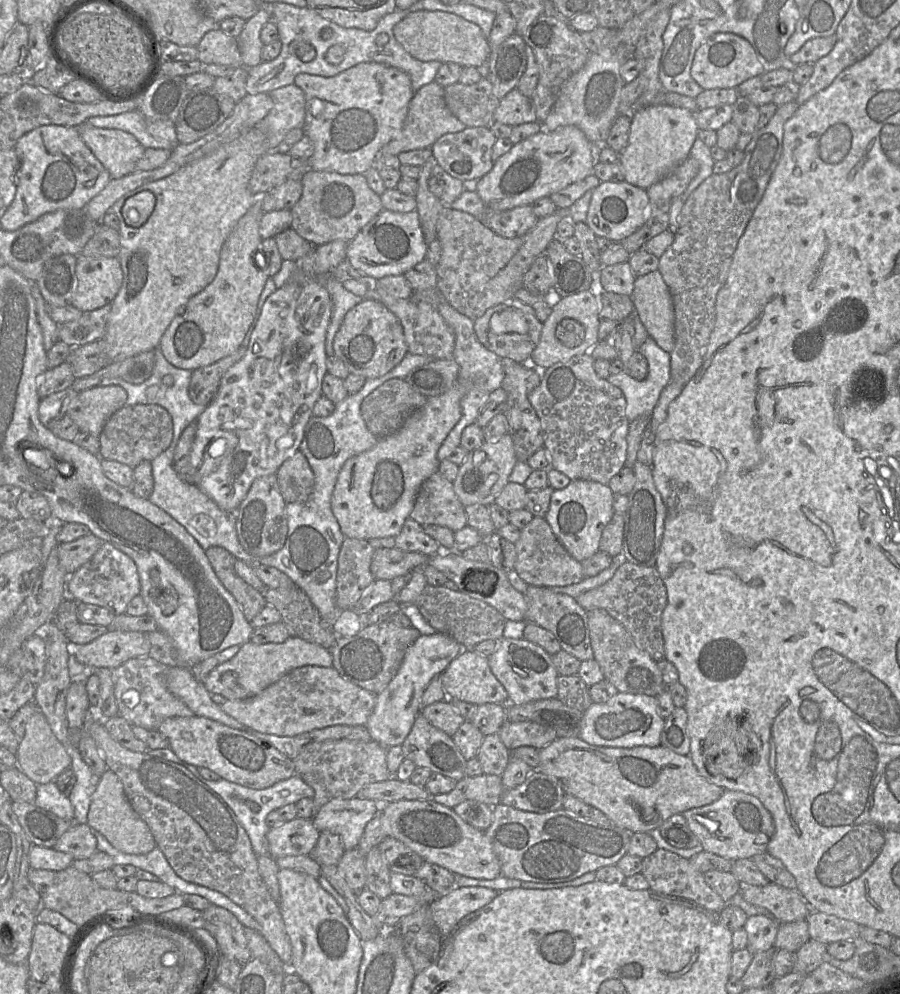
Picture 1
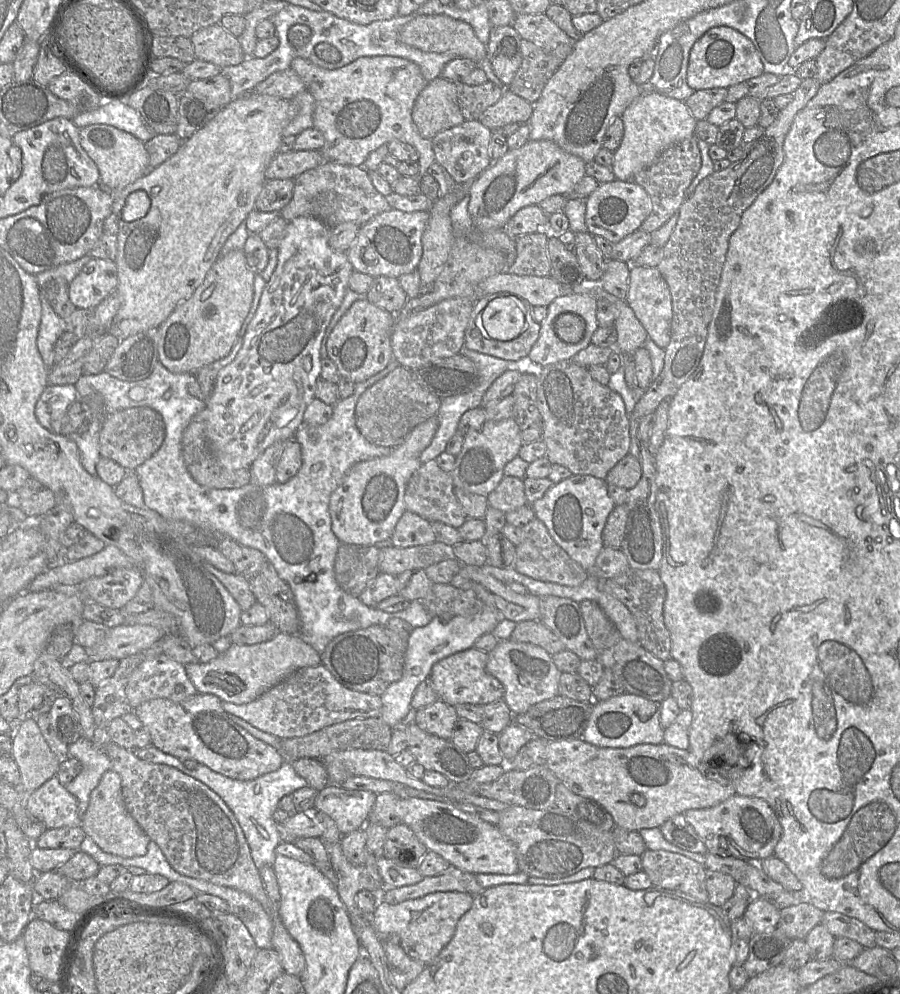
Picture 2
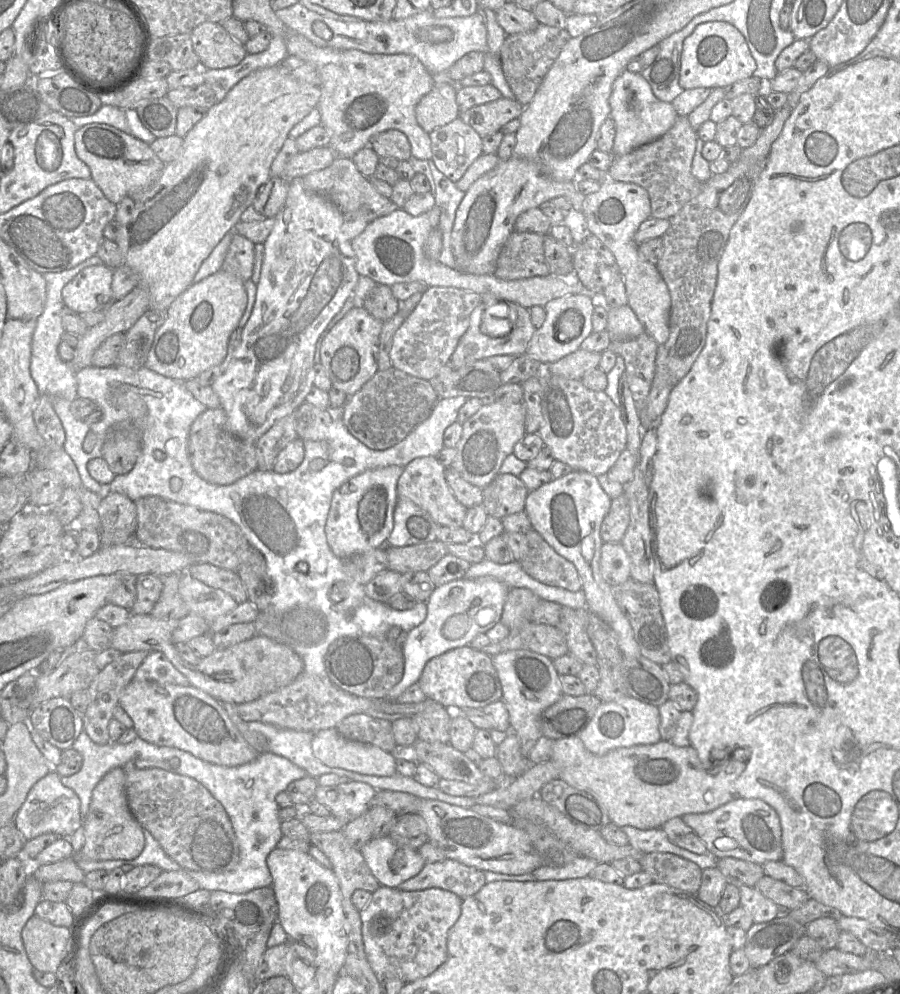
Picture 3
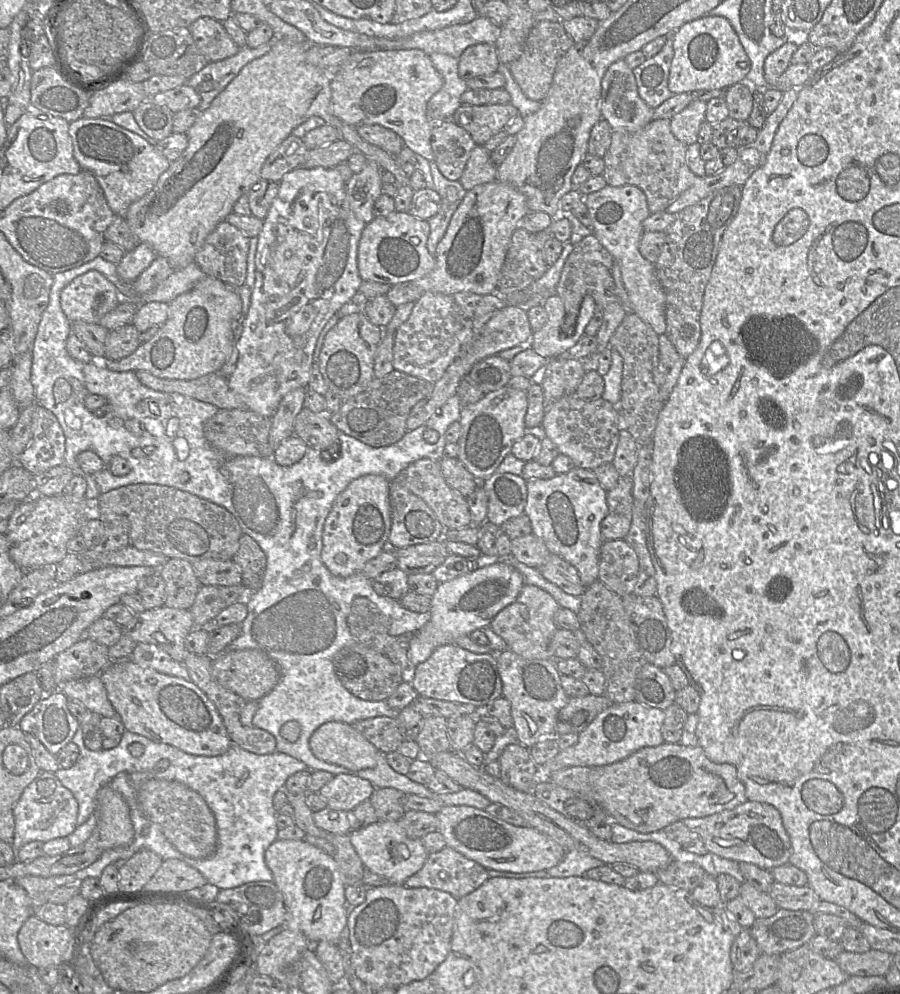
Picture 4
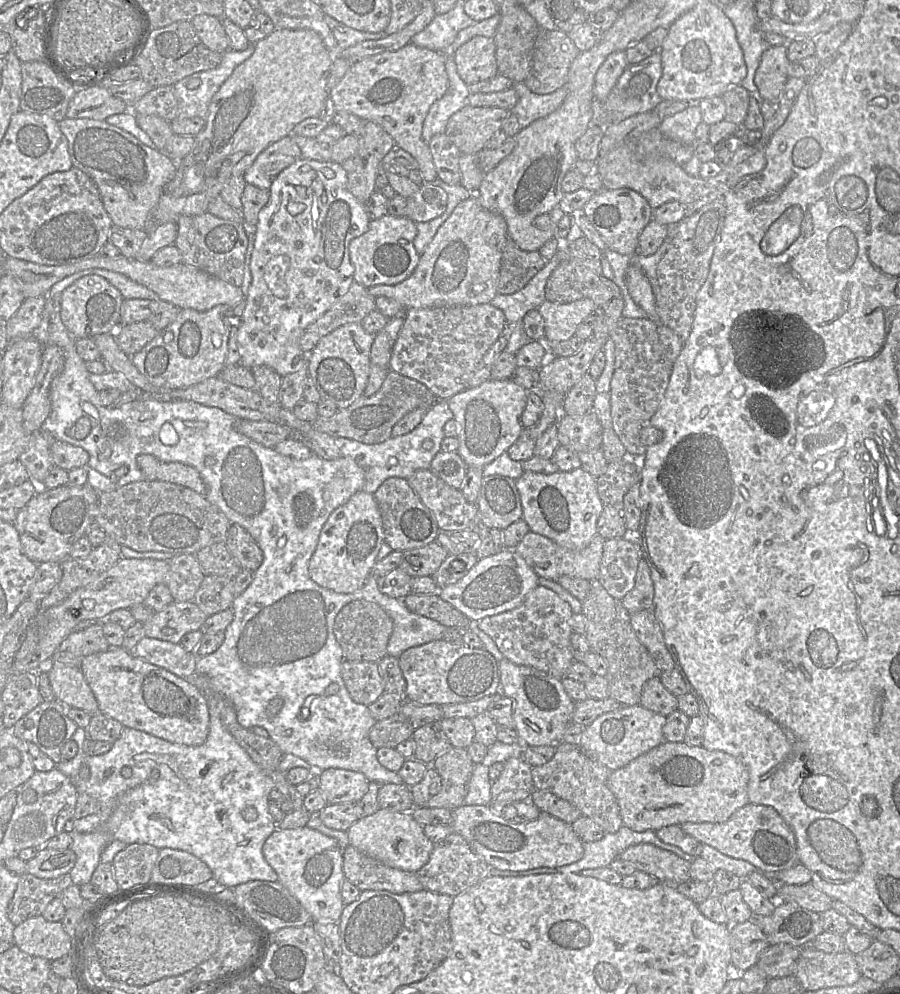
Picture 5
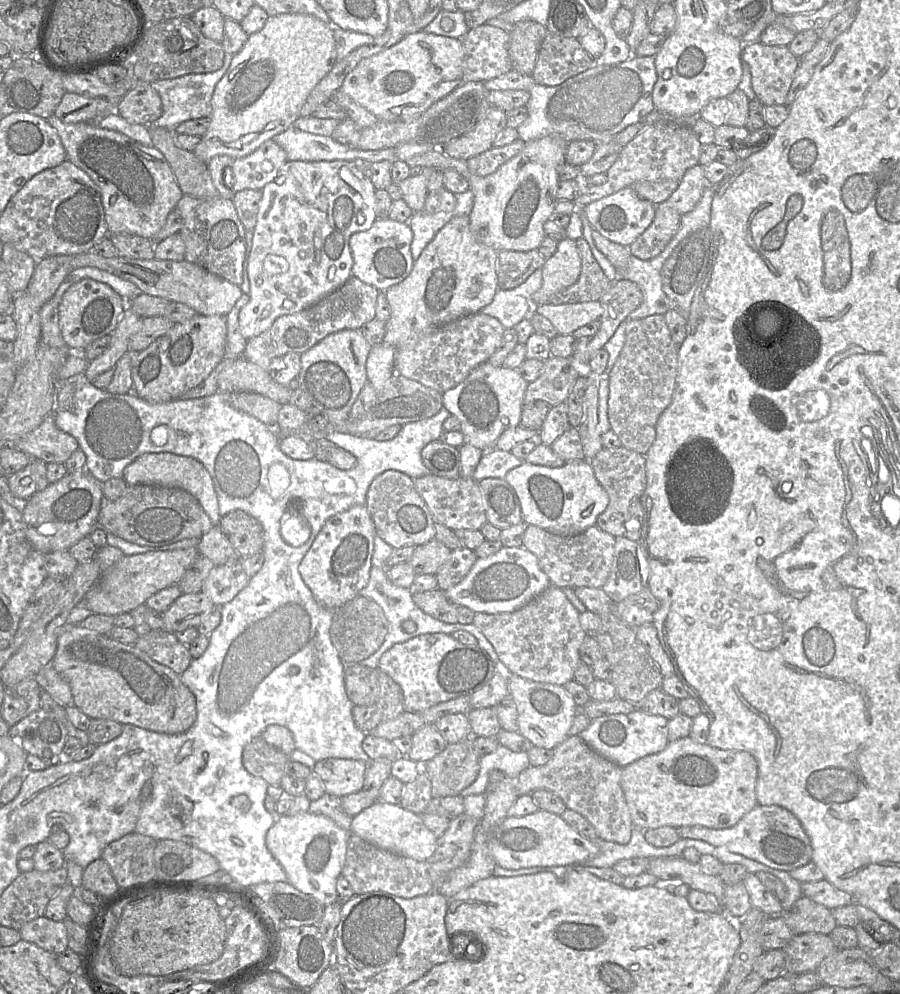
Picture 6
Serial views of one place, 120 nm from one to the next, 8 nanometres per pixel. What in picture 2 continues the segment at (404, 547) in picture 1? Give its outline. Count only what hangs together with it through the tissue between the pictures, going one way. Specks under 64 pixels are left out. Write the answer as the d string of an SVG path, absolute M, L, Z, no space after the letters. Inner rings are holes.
M405 510L390 538L396 547L413 547L436 542L431 523L421 516Z

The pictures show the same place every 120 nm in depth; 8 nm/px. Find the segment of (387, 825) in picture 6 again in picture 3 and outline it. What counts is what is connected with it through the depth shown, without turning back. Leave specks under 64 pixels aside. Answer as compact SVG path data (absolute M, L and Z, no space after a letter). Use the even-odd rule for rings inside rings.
M389 836L371 838L360 852L380 885L391 888L416 876L426 864L417 849L400 845Z

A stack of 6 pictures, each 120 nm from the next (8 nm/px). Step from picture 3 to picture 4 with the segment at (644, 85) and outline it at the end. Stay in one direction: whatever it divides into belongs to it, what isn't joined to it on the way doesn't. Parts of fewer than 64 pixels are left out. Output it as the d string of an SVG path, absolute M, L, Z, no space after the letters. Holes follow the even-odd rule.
M624 59L612 63L605 72L602 82L601 113L602 119L610 124L612 130L637 131L653 121L654 109L638 93L633 70Z

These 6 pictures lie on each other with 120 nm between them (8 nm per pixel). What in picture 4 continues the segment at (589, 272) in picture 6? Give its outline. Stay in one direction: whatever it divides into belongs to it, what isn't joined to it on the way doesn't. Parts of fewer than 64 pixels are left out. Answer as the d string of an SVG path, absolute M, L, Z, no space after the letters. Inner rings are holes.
M594 234L587 235L575 244L565 261L555 294L564 303L565 317L561 329L566 336L574 333L581 303L588 294L586 269L597 263L603 264L611 270L615 261Z

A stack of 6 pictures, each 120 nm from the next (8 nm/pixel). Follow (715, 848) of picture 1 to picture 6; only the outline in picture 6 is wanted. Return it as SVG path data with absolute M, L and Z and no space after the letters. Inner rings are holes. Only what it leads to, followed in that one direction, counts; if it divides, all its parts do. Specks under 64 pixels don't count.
M757 805L730 828L687 826L677 830L681 838L703 840L787 872L806 865L812 859L811 841L800 821L792 812L778 805Z

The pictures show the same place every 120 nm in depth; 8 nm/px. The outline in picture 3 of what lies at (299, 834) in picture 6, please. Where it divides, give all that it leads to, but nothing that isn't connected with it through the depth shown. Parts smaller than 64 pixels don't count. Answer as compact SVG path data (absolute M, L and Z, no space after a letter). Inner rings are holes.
M277 847L268 854L266 864L278 904L278 921L289 939L312 951L316 968L325 967L339 975L347 956L348 936L342 894L333 870L322 866L308 852Z

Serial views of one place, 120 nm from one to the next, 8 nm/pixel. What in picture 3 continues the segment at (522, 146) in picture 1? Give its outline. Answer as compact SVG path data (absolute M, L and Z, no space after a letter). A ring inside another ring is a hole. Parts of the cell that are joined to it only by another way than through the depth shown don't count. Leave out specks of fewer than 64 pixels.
M511 157L508 160L500 160L493 169L471 184L456 210L451 233L456 268L476 275L494 274L499 255L508 238L515 231L514 224L519 215L559 196L568 199L573 209L583 211L585 195L577 189L575 181L556 181L545 172L540 164L526 158Z

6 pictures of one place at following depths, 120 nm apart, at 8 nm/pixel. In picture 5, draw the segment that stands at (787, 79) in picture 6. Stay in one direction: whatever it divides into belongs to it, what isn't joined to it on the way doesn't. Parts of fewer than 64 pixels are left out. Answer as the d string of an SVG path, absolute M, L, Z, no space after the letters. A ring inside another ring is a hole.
M785 45L770 46L763 52L754 77L763 100L779 100L789 79L790 64Z

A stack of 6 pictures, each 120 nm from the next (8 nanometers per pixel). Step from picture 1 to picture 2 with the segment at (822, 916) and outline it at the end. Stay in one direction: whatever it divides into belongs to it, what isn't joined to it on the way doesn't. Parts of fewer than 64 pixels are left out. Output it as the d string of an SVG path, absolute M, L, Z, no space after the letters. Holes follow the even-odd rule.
M826 911L820 923L835 938L846 937L853 939L864 948L876 945L875 931L856 918L839 912Z

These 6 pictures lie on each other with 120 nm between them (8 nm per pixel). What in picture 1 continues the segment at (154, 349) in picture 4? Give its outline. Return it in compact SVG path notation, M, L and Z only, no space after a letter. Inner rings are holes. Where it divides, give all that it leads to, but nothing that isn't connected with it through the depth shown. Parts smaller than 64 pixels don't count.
M257 205L238 221L222 247L215 278L189 299L183 312L173 318L163 334L158 348L173 366L194 371L229 356L241 346L269 278L266 268L256 265L256 261L264 264L261 259L263 253L259 251L263 240L259 233L262 214Z

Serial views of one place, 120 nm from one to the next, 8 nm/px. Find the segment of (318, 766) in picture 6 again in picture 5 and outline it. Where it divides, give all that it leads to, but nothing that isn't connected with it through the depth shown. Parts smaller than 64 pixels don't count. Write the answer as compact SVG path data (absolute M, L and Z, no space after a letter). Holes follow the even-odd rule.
M328 768L319 773L319 789L329 804L358 803L369 787L369 780L361 772L342 768Z

